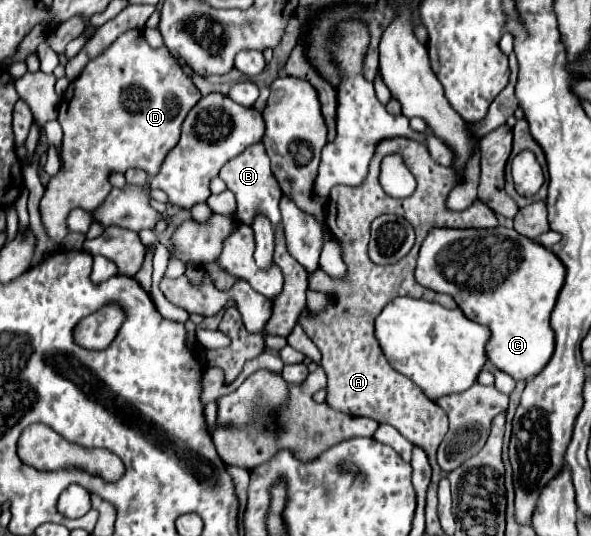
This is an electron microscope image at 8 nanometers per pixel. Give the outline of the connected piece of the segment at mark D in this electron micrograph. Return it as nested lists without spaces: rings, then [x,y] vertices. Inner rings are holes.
[[[126,31],[126,33],[120,35],[102,55],[90,59],[90,61],[86,63],[86,67],[82,69],[82,73],[70,83],[68,91],[64,93],[64,97],[62,97],[62,101],[60,101],[60,109],[58,109],[58,121],[60,121],[60,125],[62,125],[62,129],[64,129],[64,143],[62,143],[64,169],[60,169],[60,173],[50,179],[50,183],[48,183],[46,191],[44,191],[44,197],[42,197],[42,201],[40,201],[40,215],[42,215],[42,223],[44,223],[46,231],[48,231],[48,235],[50,235],[56,243],[60,243],[60,241],[66,237],[66,233],[68,233],[68,231],[66,231],[66,217],[68,217],[68,213],[70,213],[72,209],[80,207],[80,209],[94,211],[94,209],[106,199],[108,193],[110,193],[110,181],[108,181],[108,177],[110,177],[112,173],[126,173],[128,169],[136,167],[136,169],[144,169],[150,177],[154,177],[154,175],[160,171],[160,165],[162,165],[164,157],[168,155],[168,151],[178,143],[180,127],[182,127],[184,117],[186,117],[188,111],[200,101],[200,97],[202,97],[202,95],[200,95],[200,91],[194,87],[192,79],[180,69],[180,65],[178,65],[176,59],[168,53],[168,49],[166,49],[166,47],[162,47],[162,49],[152,49],[152,47],[144,41],[144,37],[142,37],[140,31]]]

